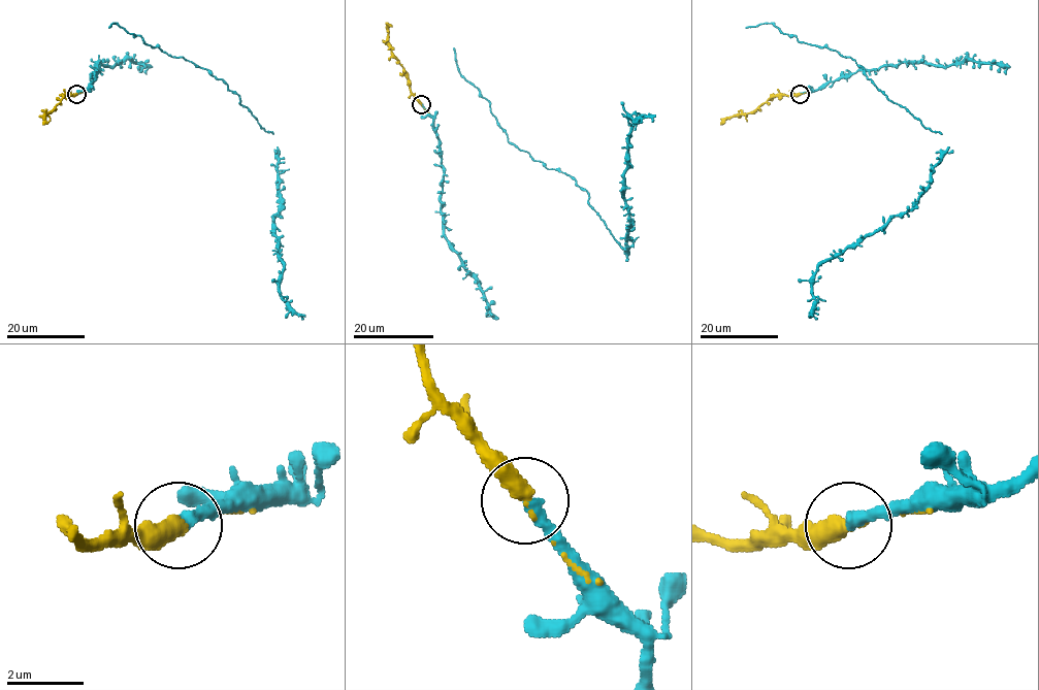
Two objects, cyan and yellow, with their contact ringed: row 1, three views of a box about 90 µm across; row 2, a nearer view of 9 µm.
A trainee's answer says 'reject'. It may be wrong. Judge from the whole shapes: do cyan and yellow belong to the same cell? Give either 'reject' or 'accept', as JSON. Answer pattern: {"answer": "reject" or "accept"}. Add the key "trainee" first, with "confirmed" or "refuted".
{"trainee": "refuted", "answer": "accept"}

